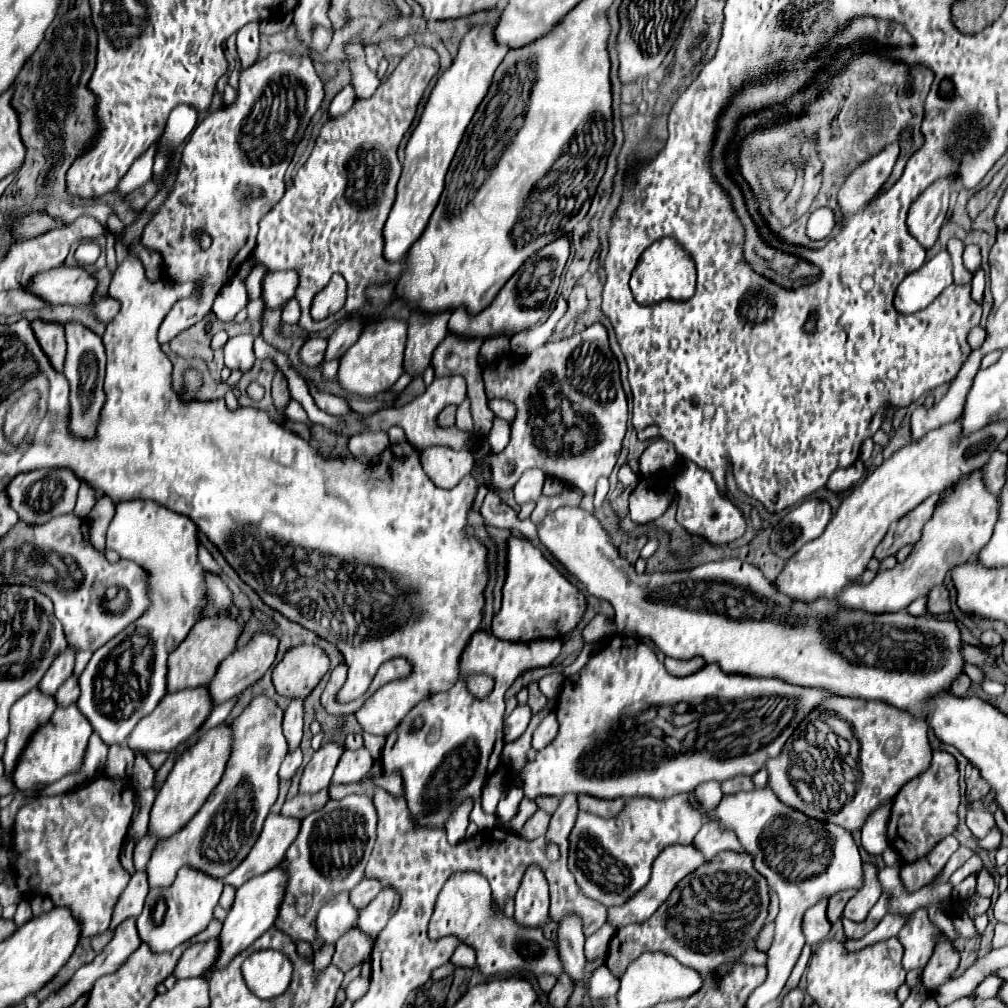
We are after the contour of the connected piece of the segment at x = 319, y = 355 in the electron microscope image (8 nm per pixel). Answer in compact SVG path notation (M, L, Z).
M309 338L305 342L305 346L301 348L299 356L301 356L305 366L319 366L323 362L325 348L327 348L327 340L325 338Z

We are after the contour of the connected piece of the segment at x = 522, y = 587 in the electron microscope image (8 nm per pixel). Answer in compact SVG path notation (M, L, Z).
M509 538L507 580L503 586L501 610L493 618L493 634L503 642L531 642L543 638L563 638L583 620L587 600L543 554L521 538Z

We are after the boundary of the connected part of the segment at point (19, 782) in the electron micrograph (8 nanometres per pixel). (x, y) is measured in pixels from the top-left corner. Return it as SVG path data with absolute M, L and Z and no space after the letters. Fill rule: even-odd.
M75 704L65 708L57 706L49 722L43 724L31 736L29 744L25 746L25 752L21 752L21 760L17 762L17 768L13 770L13 776L11 776L17 790L43 790L45 786L61 780L63 776L77 772L83 762L83 754L91 734L93 734L91 724Z

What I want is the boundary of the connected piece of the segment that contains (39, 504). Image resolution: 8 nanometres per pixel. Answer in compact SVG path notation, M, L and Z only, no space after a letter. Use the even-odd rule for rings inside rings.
M41 468L41 470L31 470L31 472L23 472L15 476L11 484L7 486L7 494L9 494L13 510L19 514L19 520L27 524L43 524L53 516L73 512L79 484L81 484L79 478L67 468L55 468L55 470Z

